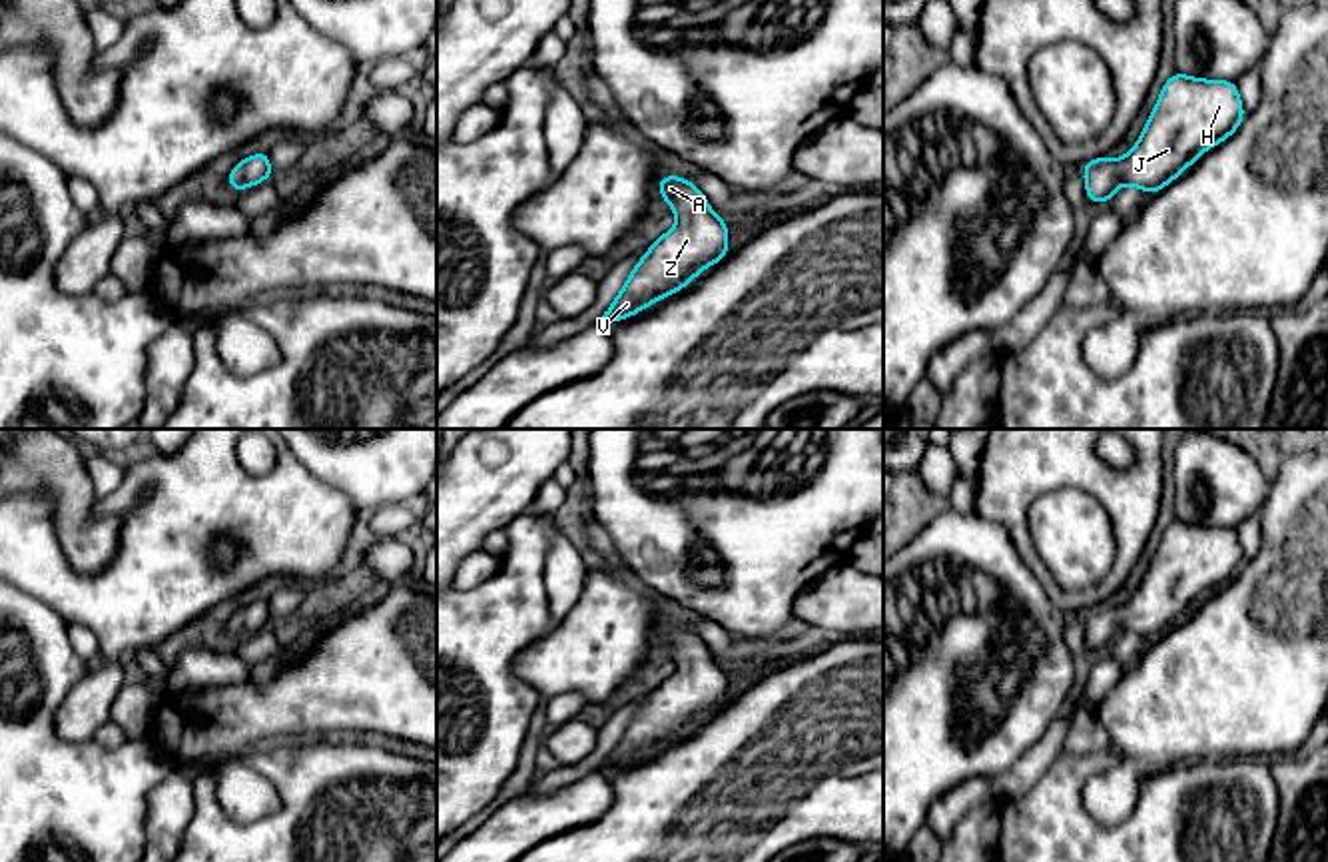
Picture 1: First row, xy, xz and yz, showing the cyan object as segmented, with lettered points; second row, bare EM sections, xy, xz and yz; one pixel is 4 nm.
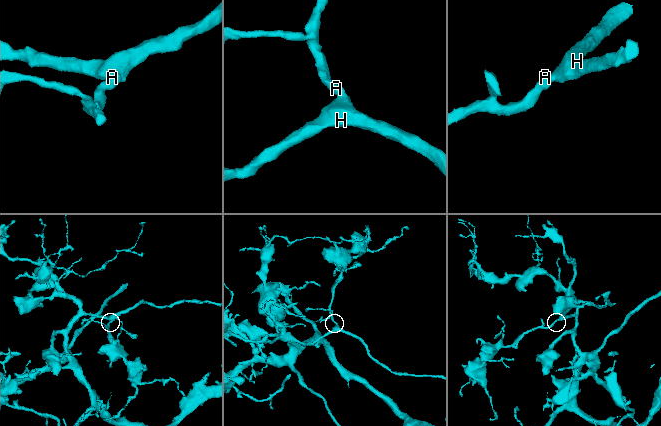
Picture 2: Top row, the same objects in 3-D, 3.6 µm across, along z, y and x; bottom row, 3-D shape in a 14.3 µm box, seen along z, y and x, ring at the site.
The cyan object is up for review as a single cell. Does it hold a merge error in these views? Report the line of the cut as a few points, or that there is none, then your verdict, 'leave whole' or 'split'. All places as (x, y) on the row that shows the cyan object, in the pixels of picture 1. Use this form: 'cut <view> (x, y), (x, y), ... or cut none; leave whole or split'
cut none; leave whole

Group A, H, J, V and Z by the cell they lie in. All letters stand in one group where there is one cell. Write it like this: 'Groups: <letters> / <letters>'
Groups: A H J V Z

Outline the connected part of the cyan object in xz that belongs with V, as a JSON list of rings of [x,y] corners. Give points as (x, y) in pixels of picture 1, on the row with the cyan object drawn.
[[[668,174],[658,182],[658,194],[670,204],[678,223],[648,247],[600,325],[626,319],[668,297],[706,265],[728,255],[728,223],[710,210],[692,182]]]

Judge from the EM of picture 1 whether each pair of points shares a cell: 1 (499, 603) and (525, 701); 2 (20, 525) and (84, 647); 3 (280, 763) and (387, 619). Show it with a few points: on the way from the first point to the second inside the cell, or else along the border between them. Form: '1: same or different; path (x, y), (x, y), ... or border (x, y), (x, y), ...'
1: same; path (499, 627), (501, 677)
2: different; border (68, 623), (86, 627), (96, 637), (100, 655)
3: different; border (314, 737), (270, 745)

